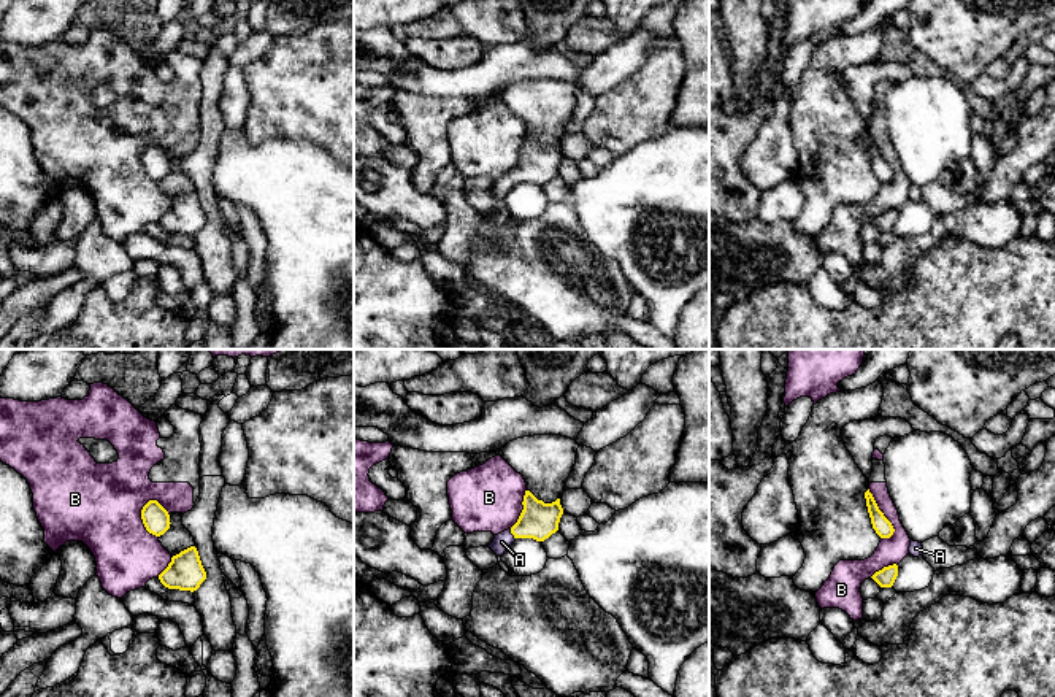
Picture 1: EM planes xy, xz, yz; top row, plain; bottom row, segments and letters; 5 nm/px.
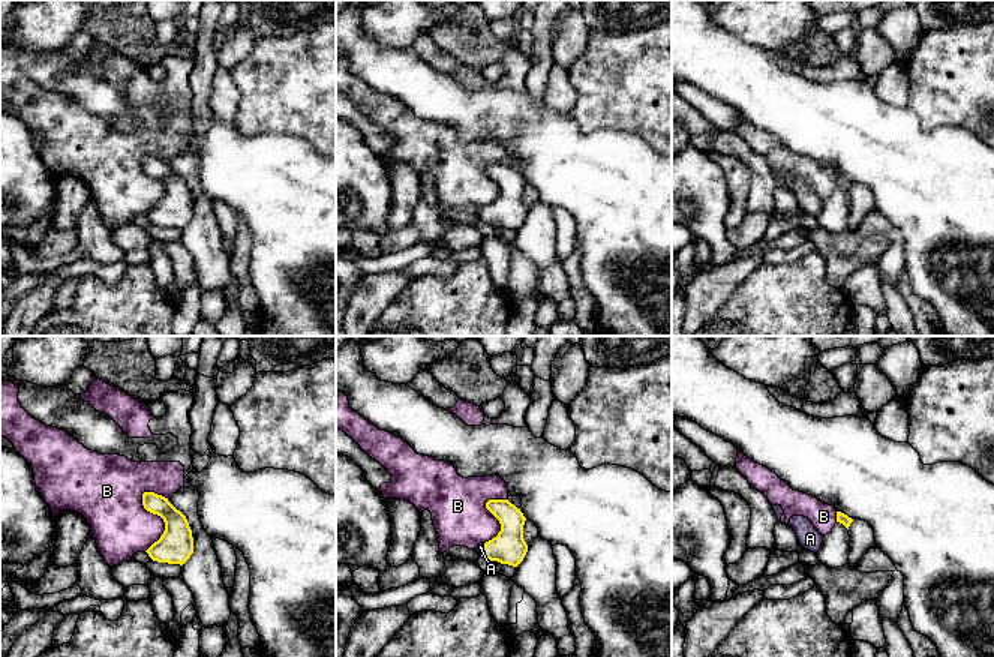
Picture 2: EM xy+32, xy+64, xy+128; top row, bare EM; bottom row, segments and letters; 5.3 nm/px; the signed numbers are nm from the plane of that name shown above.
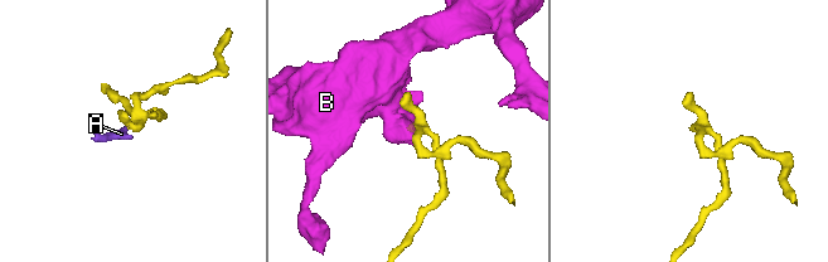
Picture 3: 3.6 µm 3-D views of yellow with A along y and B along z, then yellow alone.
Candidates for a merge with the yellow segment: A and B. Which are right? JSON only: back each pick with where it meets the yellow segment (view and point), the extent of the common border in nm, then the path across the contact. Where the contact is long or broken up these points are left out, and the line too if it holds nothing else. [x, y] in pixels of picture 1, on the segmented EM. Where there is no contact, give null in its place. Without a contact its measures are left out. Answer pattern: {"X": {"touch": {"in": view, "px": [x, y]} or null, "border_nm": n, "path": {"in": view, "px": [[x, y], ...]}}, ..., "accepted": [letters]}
{"A": {"touch": {"in": "xz", "px": [511, 532]}, "border_nm": 60, "path": {"in": "xz", "px": [[538, 519], [511, 532], [502, 542]]}}, "accepted": ["A"]}

